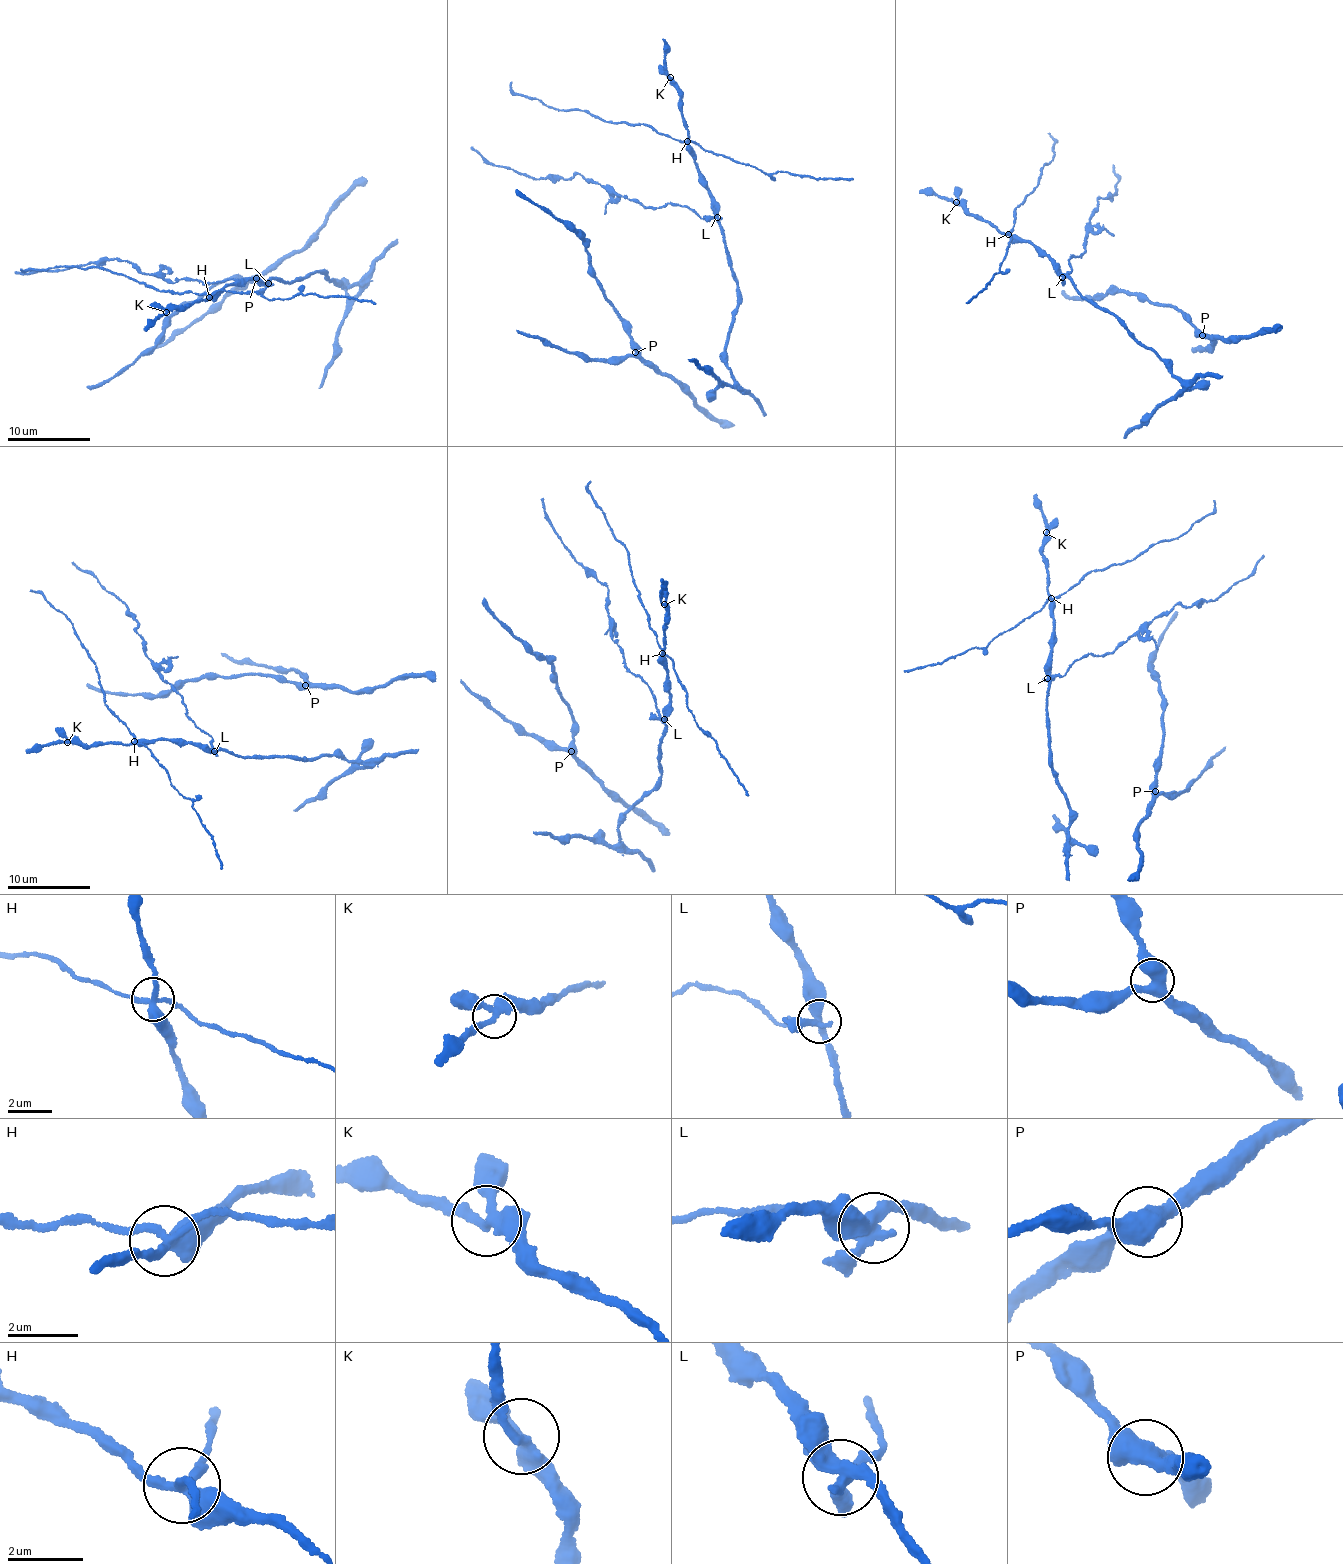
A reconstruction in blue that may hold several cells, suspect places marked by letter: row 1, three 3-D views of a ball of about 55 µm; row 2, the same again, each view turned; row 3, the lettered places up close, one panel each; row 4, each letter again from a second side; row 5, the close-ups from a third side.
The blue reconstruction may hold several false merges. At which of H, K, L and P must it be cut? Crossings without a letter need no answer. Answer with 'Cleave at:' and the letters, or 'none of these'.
Cleave at: H, L

